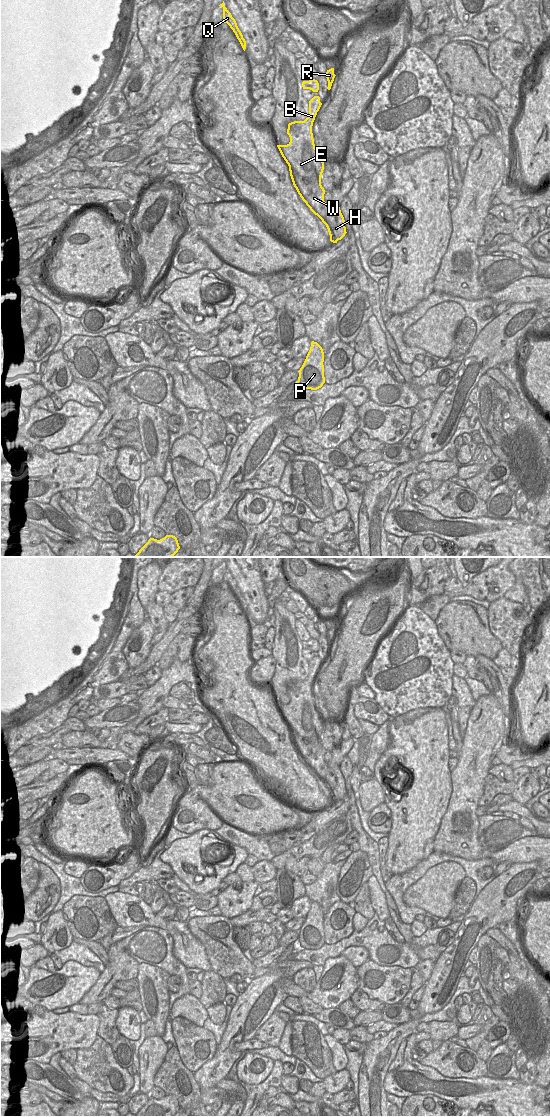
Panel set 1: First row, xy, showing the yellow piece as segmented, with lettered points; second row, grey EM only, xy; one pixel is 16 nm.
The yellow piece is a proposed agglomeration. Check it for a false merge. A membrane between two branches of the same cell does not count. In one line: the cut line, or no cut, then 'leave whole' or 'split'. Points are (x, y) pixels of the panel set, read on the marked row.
cut xy (327, 203), (326, 226); split

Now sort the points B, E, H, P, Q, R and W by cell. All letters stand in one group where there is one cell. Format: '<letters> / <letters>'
B E Q R W / H P

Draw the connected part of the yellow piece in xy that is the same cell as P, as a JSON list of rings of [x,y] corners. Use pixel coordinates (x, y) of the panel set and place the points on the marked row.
[[[312,341],[306,359],[300,368],[297,386],[301,389],[317,390],[325,383],[324,352],[322,347]]]

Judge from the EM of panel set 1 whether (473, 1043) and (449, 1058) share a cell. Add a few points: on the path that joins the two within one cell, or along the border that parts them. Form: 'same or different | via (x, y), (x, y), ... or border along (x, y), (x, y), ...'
different | border along (467, 1047), (475, 1051)

